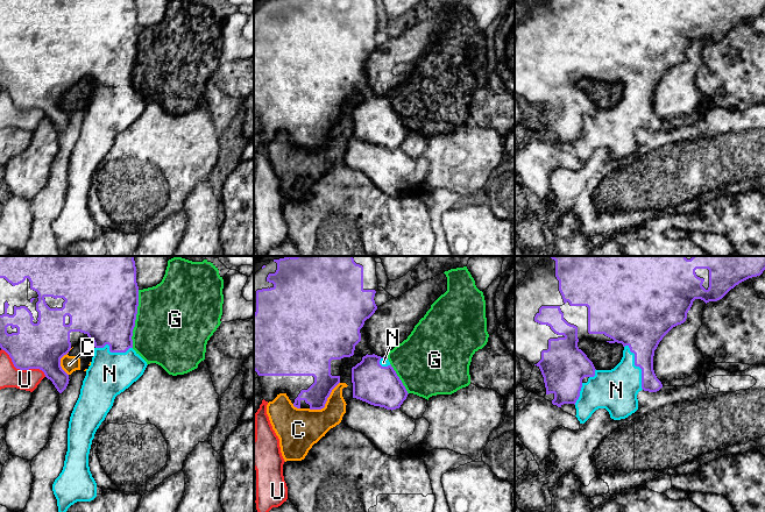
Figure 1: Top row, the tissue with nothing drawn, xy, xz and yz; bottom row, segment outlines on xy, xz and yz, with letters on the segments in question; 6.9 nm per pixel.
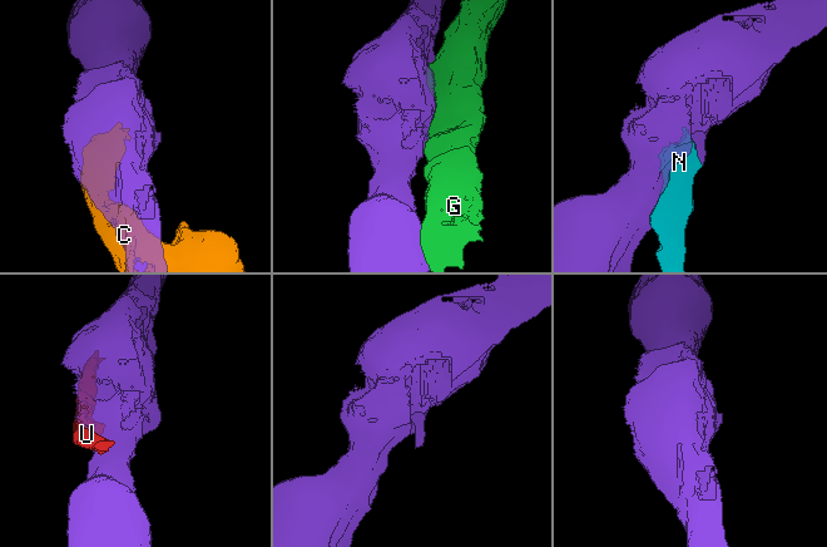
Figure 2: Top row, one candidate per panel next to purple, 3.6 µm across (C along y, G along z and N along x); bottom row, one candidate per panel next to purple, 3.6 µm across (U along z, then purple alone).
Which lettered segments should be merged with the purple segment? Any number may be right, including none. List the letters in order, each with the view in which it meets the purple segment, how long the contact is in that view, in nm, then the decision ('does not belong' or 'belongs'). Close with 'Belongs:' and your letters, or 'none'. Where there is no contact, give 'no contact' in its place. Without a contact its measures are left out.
C: xz | 280 nm | does not belong
G: xy | 400 nm | does not belong
N: yz | 340 nm | belongs
U: xy | 360 nm | does not belong
Belongs: N

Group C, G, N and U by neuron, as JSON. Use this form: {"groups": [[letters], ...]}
{"groups": [["C"], ["G"], ["N"], ["U"]]}

